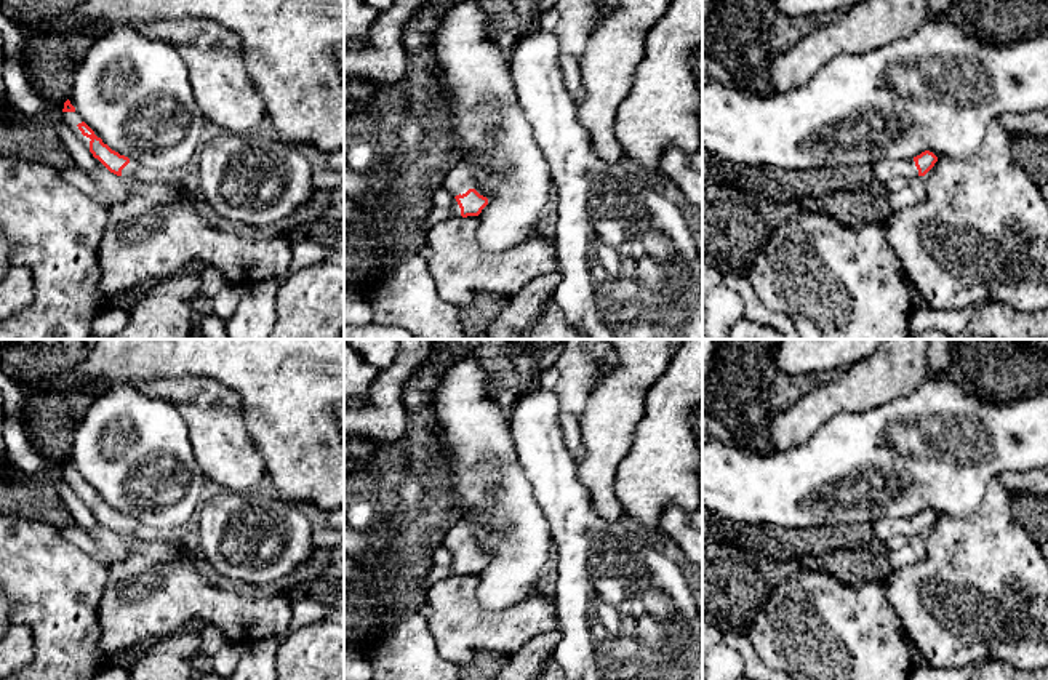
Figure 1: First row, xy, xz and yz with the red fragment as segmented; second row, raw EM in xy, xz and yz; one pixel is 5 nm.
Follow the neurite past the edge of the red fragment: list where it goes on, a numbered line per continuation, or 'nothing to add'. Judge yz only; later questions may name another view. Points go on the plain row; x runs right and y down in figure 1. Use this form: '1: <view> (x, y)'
1: yz (885, 528)

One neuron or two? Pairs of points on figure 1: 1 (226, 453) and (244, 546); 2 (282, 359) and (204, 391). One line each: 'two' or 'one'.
1: two
2: two

